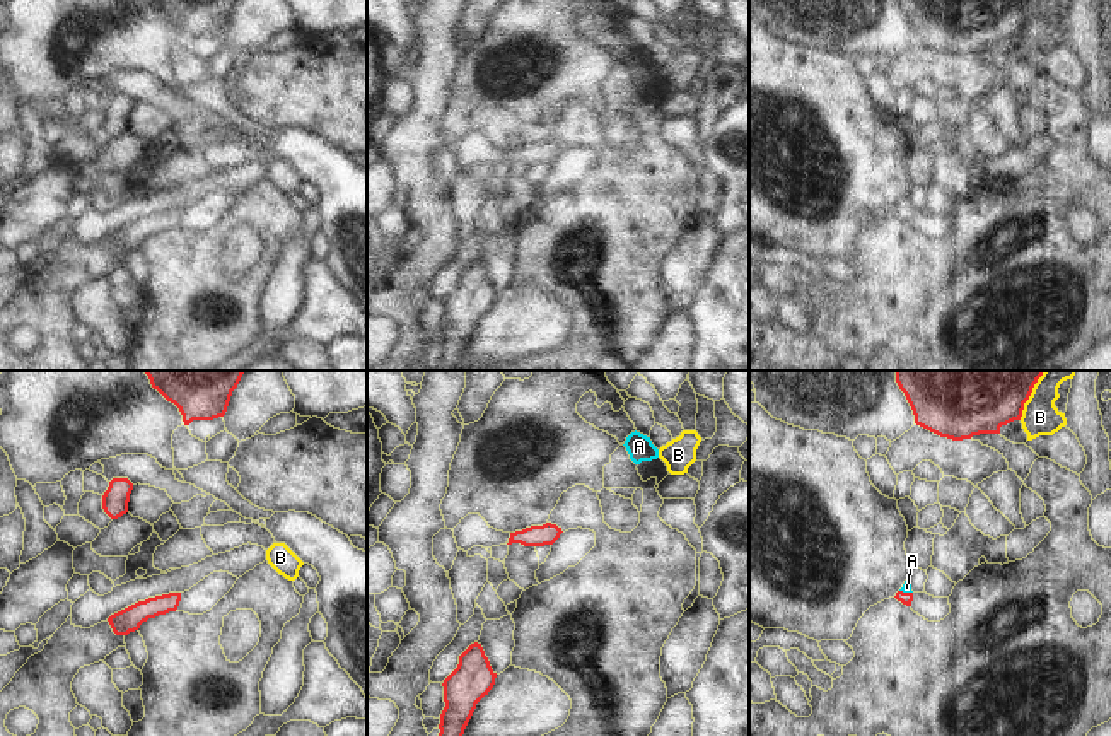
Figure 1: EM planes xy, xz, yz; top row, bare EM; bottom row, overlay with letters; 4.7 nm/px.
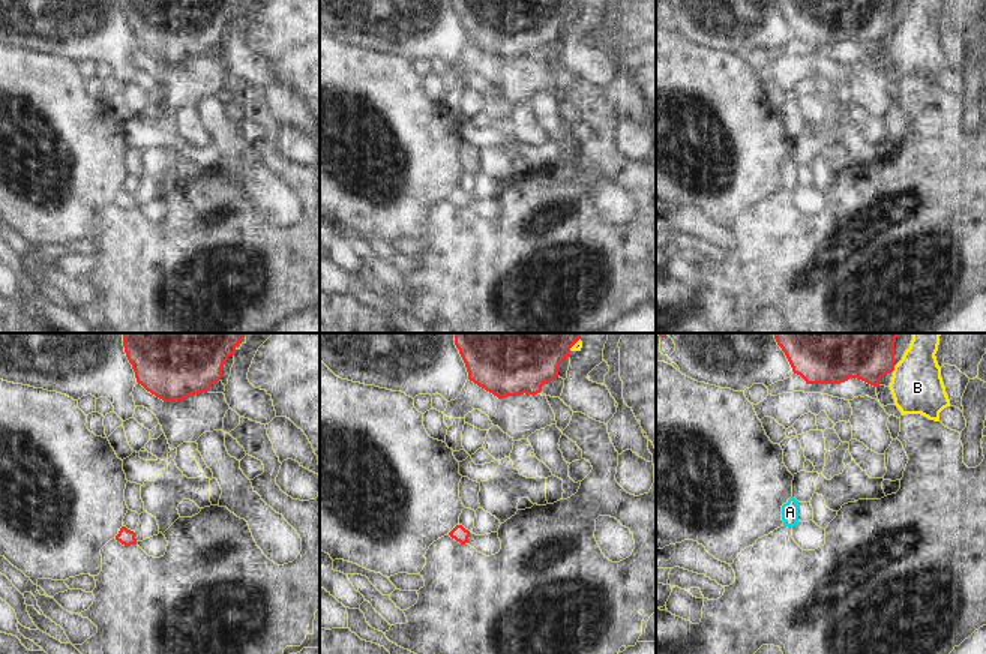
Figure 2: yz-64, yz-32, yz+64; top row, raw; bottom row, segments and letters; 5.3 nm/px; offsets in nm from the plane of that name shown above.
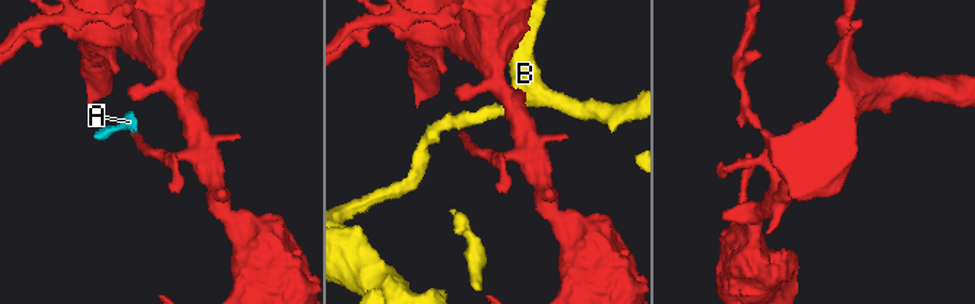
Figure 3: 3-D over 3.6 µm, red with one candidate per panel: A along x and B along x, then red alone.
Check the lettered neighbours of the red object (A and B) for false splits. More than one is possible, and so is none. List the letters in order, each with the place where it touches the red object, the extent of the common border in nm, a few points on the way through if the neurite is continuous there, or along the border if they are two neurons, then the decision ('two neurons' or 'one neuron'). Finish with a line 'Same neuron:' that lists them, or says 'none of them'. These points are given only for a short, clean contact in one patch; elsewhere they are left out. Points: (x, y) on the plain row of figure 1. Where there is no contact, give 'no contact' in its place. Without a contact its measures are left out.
A: meets red in yz at (907, 210); contact 70 nm long; runs through yz (905, 216), (907, 210), (907, 205); one neuron
B: meets red in yz at (1026, 17); contact 190 nm long; two neurons
Same neuron: A

